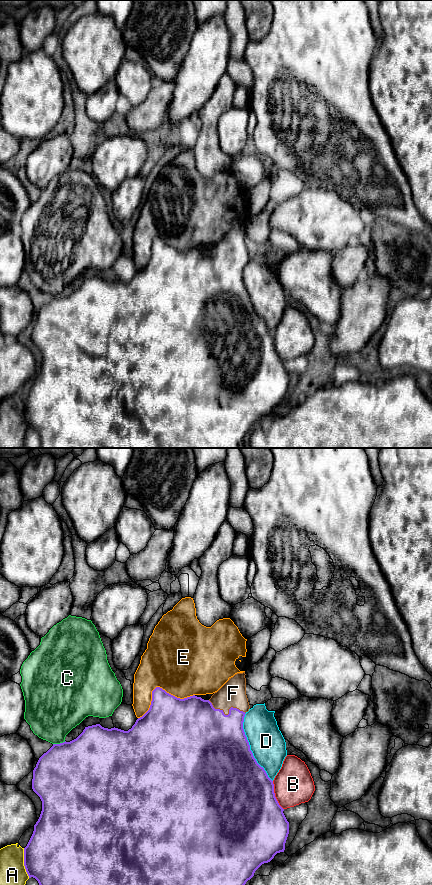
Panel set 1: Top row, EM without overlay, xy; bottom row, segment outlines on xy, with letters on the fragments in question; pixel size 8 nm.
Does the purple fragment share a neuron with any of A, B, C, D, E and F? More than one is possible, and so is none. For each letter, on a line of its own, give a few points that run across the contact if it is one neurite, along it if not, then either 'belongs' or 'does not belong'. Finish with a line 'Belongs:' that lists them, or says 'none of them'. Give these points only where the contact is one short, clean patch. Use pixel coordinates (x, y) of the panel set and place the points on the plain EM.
A: does not belong
B: does not belong
C: does not belong
D: does not belong
E: does not belong
F: line xy (216, 293), (219, 275), (229, 265), (229, 256), (233, 245); belongs
Belongs: F

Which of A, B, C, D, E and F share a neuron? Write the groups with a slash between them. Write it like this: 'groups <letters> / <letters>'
groups A / B / C / D / E / F

